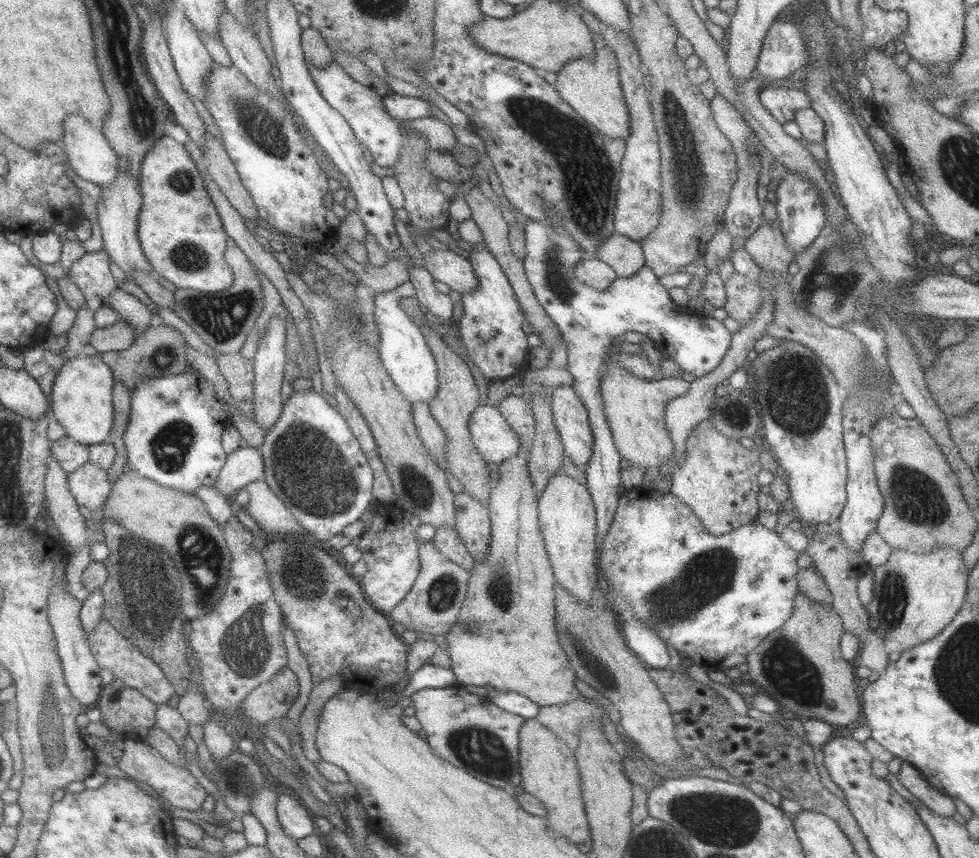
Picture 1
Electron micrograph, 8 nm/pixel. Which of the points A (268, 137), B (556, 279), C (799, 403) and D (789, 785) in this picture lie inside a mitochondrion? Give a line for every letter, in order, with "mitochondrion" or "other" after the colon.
A: mitochondrion
B: mitochondrion
C: mitochondrion
D: other

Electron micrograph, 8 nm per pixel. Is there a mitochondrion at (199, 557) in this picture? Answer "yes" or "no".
yes

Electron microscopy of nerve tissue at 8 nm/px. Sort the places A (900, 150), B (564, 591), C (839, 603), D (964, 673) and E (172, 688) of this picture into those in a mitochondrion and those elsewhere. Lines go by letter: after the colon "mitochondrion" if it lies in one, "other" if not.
A: other
B: other
C: other
D: mitochondrion
E: other

